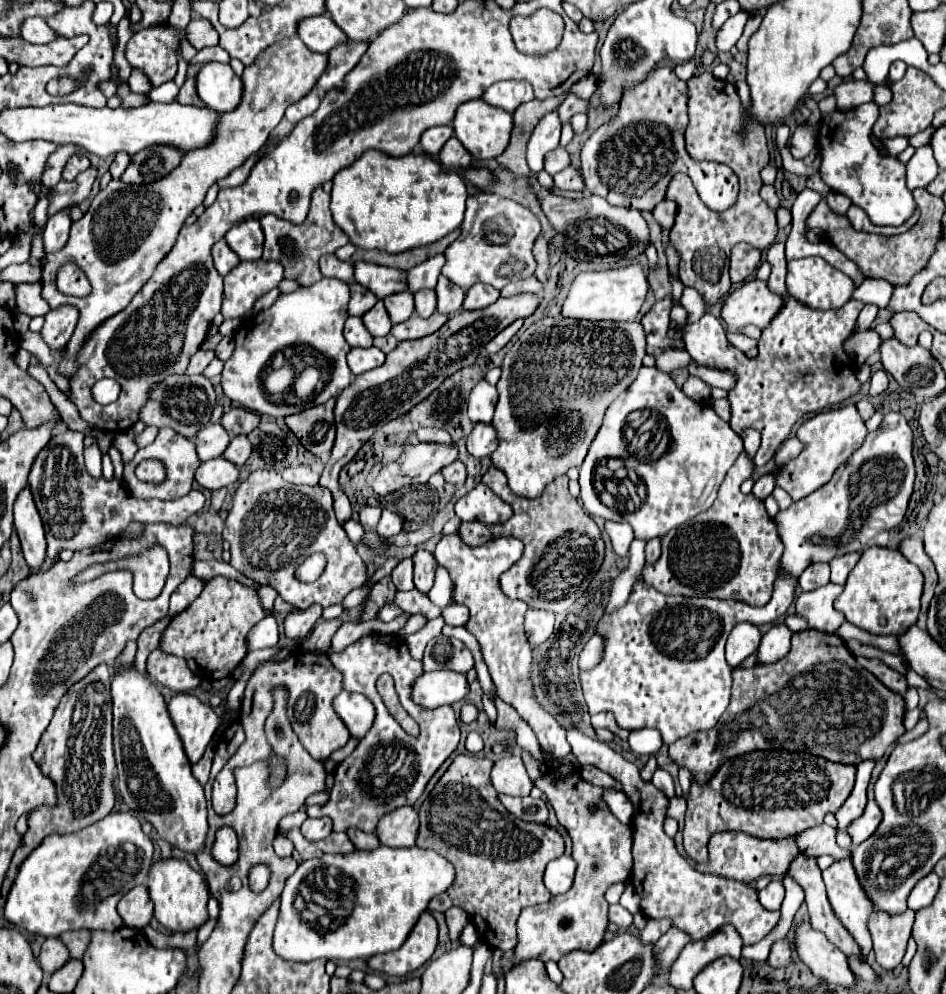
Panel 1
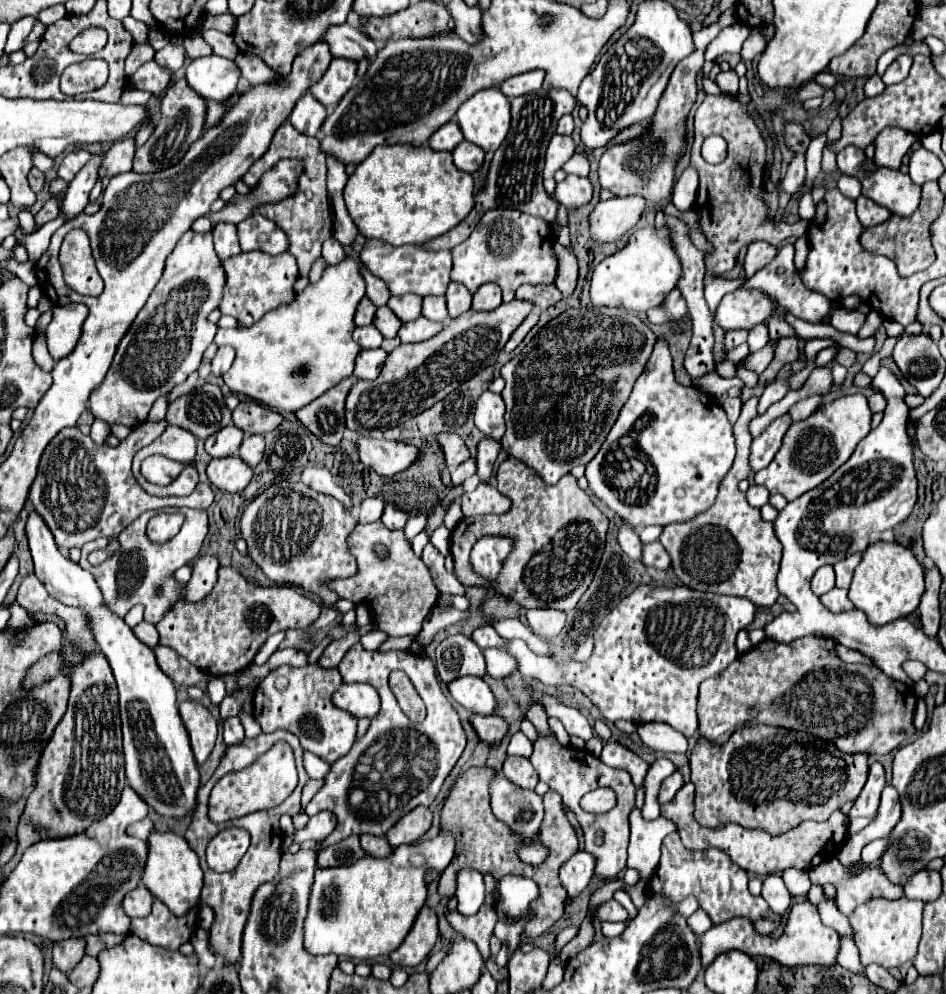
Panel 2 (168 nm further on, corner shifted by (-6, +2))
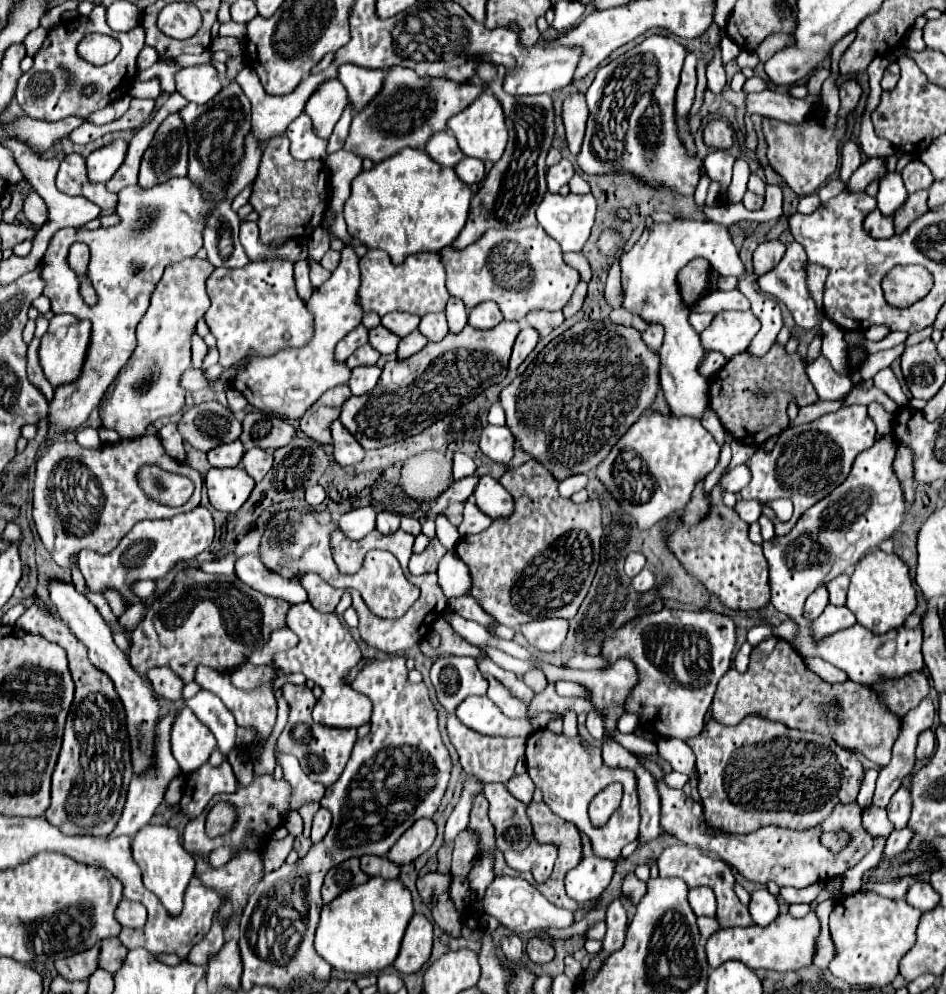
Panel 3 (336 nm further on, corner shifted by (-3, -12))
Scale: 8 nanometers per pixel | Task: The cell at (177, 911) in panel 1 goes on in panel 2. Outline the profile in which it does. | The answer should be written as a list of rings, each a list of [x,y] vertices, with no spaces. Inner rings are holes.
[[[153,831],[147,839],[147,845],[149,845],[149,855],[147,855],[145,873],[143,873],[145,887],[157,899],[161,899],[171,909],[171,913],[179,917],[185,915],[193,905],[197,905],[201,889],[203,889],[203,871],[199,867],[197,853],[189,847],[185,837],[175,833]]]

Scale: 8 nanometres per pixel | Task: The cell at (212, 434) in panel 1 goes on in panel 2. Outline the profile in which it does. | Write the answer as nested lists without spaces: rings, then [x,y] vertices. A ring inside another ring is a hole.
[[[235,425],[223,427],[219,433],[211,435],[205,441],[205,451],[211,457],[227,457],[227,455],[237,455],[239,445],[243,441],[243,431]]]

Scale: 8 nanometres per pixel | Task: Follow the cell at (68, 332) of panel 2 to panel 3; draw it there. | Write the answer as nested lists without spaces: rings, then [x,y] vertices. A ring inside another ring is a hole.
[[[54,315],[50,319],[50,327],[40,343],[40,357],[42,357],[44,375],[52,383],[52,387],[58,387],[62,383],[70,383],[80,375],[80,367],[84,363],[88,339],[90,339],[90,321],[76,319],[72,315]]]

